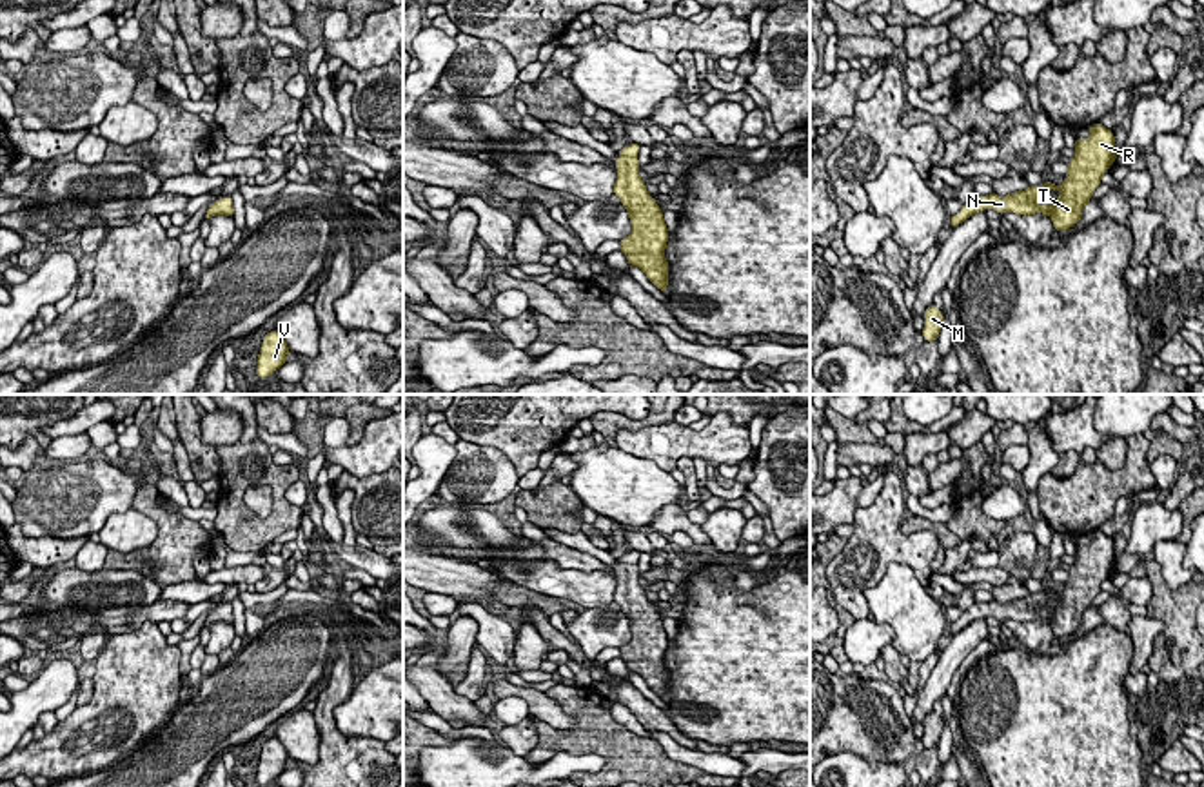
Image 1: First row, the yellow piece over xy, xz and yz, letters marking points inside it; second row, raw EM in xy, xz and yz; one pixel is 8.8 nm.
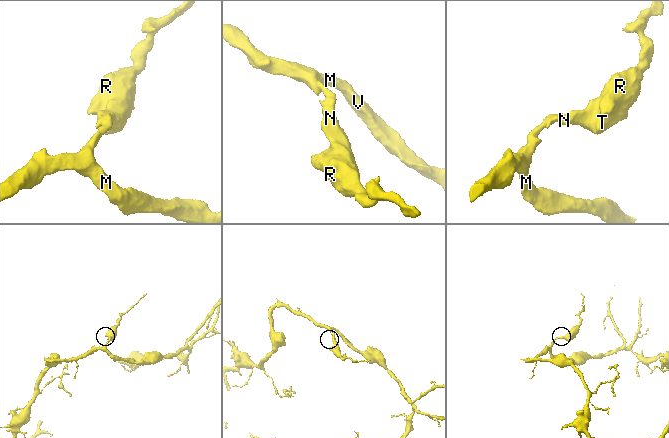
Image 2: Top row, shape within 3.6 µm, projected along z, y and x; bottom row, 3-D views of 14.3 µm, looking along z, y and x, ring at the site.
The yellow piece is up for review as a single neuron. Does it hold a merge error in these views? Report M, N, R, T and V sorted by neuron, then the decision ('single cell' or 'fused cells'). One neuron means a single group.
M N R T V | single cell

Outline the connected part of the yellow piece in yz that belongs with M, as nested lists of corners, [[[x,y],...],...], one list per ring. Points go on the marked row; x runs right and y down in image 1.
[[[933,304],[926,307],[924,311],[924,327],[923,327],[923,338],[926,342],[935,342],[939,338],[944,316],[942,311],[939,311]]]

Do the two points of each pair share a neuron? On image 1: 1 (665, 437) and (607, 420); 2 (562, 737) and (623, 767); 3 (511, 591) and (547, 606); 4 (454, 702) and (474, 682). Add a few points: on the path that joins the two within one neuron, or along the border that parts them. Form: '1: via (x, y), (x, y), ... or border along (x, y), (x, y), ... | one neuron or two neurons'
1: border along (672, 420), (636, 429), (620, 429), (614, 438) | two neurons
2: via (578, 740), (598, 740), (609, 751) | one neuron
3: via (520, 597), (538, 600) | one neuron
4: border along (453, 686), (473, 702) | two neurons

